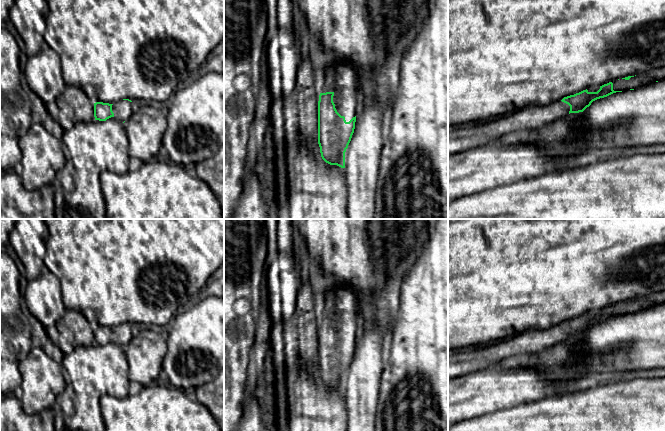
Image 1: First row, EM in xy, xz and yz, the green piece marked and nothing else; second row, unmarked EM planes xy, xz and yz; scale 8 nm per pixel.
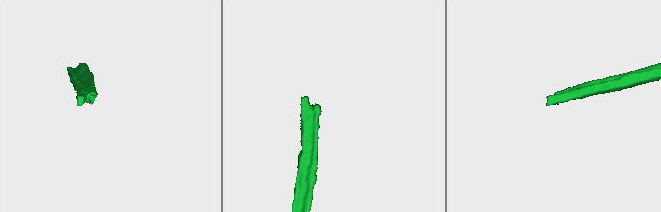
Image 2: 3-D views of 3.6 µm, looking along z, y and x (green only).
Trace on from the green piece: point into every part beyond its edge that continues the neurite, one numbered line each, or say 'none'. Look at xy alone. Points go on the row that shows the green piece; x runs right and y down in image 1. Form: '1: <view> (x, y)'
1: xy (122, 110)

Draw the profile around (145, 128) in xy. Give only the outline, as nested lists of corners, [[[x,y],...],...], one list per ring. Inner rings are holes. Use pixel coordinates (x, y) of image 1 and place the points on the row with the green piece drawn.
[[[150,105],[135,106],[129,119],[124,122],[128,137],[128,154],[141,162],[151,162],[153,158],[163,152],[162,139],[167,129],[166,111]]]

